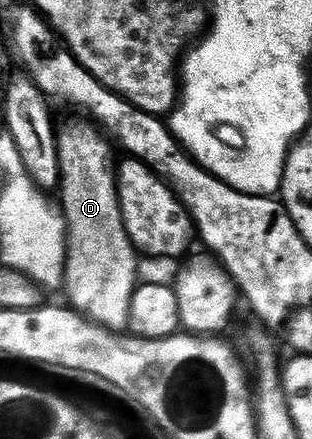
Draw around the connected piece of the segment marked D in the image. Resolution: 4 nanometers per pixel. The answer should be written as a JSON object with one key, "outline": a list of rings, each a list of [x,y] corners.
{"outline":[[[65,127],[56,132],[61,191],[59,207],[68,228],[63,287],[69,290],[69,299],[74,303],[70,304],[80,314],[110,331],[121,333],[128,328],[129,310],[139,283],[139,255],[121,216],[119,175],[115,163],[113,167],[110,140],[98,131],[93,127]]]}

